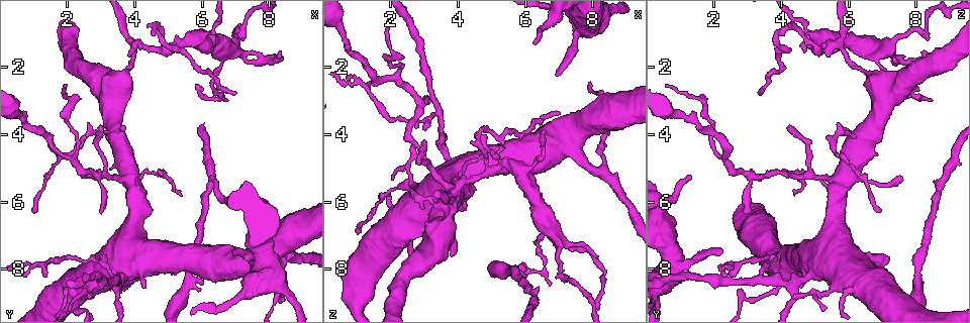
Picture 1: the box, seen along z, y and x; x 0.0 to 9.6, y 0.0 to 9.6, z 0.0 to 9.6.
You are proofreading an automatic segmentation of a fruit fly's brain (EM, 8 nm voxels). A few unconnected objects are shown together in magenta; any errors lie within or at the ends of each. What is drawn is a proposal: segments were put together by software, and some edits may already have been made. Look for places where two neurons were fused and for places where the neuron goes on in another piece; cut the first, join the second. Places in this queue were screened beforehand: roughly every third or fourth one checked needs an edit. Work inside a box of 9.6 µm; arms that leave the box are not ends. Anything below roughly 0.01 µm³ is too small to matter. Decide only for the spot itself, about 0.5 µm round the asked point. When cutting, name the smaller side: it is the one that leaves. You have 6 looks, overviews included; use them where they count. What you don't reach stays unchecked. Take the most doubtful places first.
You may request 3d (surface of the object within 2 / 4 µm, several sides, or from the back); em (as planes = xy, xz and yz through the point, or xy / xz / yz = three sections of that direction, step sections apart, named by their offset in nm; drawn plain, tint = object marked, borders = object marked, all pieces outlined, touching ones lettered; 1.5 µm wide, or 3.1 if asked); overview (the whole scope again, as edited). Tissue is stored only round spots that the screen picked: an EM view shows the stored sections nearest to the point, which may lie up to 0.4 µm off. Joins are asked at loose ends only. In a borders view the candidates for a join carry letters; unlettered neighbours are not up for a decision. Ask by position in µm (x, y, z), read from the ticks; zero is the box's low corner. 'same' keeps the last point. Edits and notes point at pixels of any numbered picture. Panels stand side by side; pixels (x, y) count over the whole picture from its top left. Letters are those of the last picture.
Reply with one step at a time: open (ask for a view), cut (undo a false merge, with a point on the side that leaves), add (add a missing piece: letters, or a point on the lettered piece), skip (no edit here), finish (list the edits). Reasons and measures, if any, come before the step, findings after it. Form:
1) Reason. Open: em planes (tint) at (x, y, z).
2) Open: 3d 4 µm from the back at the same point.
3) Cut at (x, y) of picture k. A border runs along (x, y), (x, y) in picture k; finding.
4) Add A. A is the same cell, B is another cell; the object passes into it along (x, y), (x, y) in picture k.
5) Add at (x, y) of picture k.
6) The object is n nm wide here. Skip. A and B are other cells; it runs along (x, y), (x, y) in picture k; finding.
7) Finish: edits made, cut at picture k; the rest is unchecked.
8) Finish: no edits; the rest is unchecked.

Small branch off a trunk. Open: 3d 4 µm at (7.65, 7.90, 0.90).

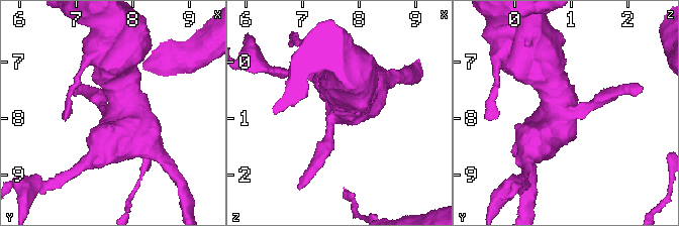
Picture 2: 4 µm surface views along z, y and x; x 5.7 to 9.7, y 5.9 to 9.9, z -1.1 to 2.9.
4 arms meet here; now the EM. Open: em planes (plain) at (7.60, 7.90, 0.95).

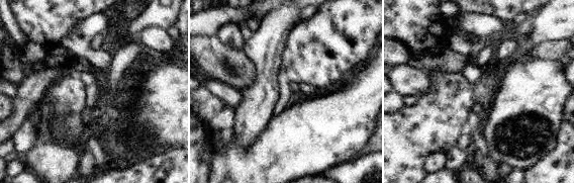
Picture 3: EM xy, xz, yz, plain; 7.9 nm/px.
See the neighbours. Open: em planes (borders) at the same point.

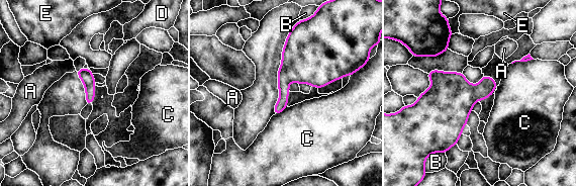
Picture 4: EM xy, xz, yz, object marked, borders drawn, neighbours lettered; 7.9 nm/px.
The longest contact is with B, 190 nm. Skip. A, B, C, D and E are other cells; a border runs along (364, 65), (351, 76) in picture 4; one neuron here.

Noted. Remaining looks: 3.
Free end. Open: em planes (borders) at (6.05, 8.40, 8.25).

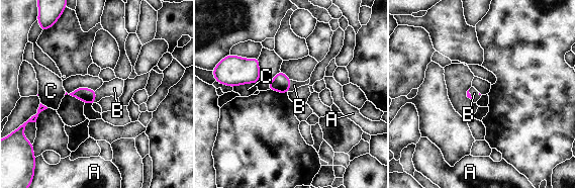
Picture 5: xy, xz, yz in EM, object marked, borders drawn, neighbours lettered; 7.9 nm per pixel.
Add B. B is the same cell, A and C are other cells; it goes on there.

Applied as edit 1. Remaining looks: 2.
Finish: edits made, add at picture 5; the rest is unchecked.

